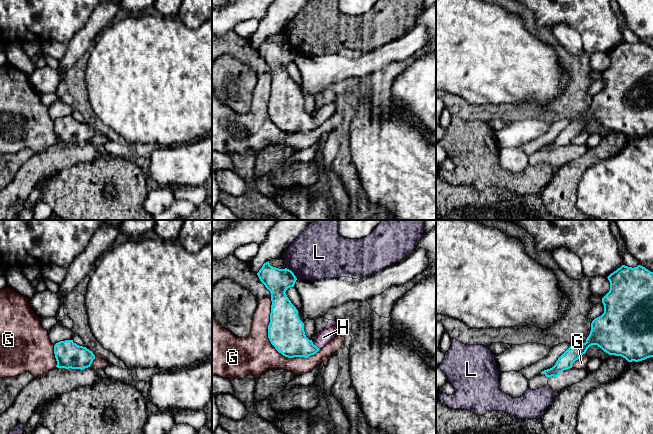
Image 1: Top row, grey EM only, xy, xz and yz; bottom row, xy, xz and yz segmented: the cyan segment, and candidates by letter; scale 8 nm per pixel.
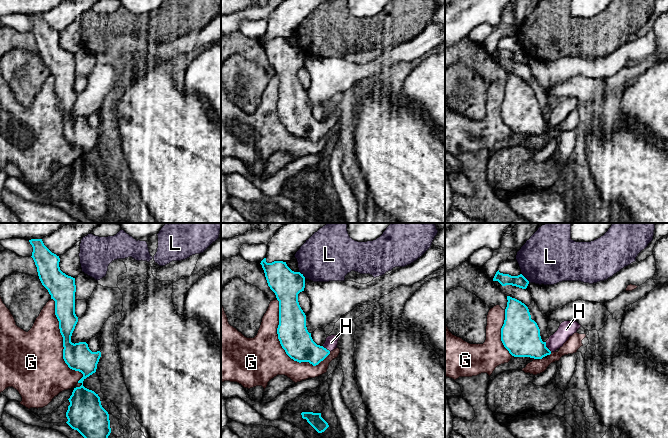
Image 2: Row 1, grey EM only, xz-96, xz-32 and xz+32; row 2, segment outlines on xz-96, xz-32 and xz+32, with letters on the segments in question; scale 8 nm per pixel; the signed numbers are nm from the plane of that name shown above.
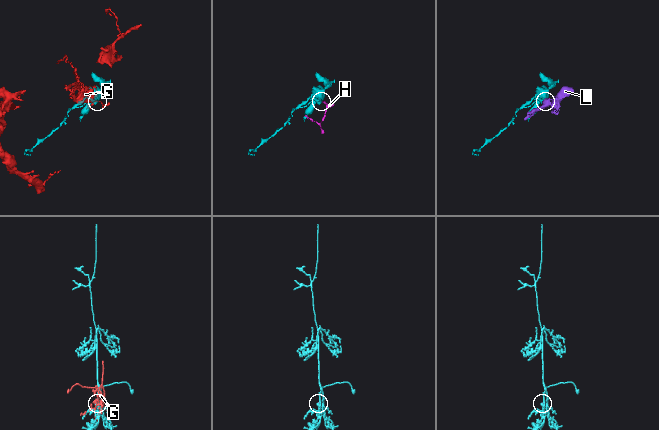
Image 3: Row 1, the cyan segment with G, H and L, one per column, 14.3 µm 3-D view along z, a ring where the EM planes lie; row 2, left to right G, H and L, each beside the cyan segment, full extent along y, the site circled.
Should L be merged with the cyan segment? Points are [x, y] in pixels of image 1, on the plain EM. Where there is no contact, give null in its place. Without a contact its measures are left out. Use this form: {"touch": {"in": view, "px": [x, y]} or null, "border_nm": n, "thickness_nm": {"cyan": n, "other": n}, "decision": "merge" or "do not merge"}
{"touch": {"in": "xz", "px": [292, 48]}, "border_nm": 130, "thickness_nm": {"cyan": 200, "other": 400}, "decision": "do not merge"}

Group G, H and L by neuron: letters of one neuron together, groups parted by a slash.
G / H / L

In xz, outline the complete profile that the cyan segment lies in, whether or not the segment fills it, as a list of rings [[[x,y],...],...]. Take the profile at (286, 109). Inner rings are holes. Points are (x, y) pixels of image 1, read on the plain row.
[[[268,37],[263,40],[257,51],[271,69],[268,114],[279,129],[288,134],[307,134],[336,113],[337,100],[334,96],[329,96],[314,116],[306,113],[304,99],[298,93],[298,86],[285,69],[288,64],[294,63],[297,56],[291,46],[273,43]]]

